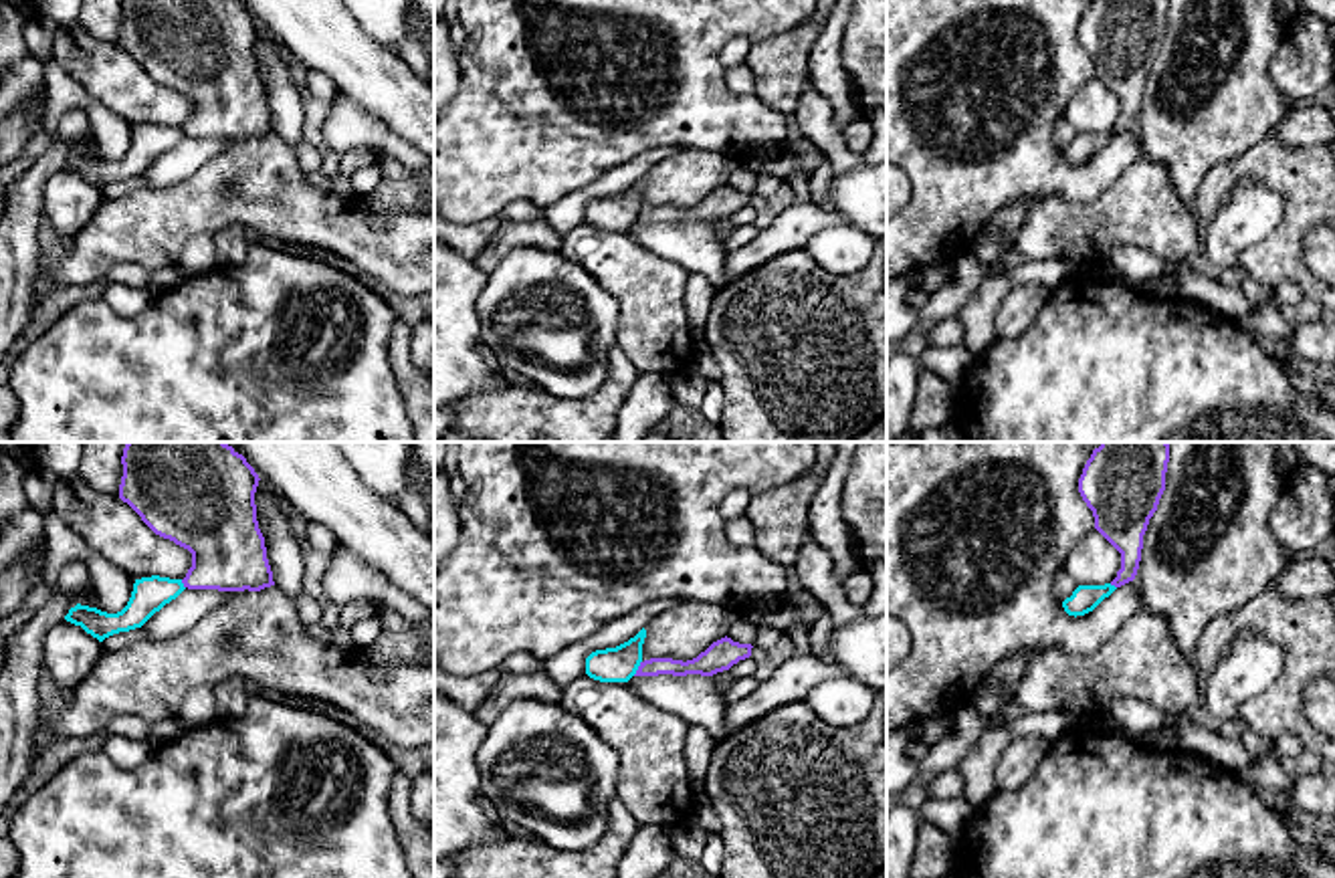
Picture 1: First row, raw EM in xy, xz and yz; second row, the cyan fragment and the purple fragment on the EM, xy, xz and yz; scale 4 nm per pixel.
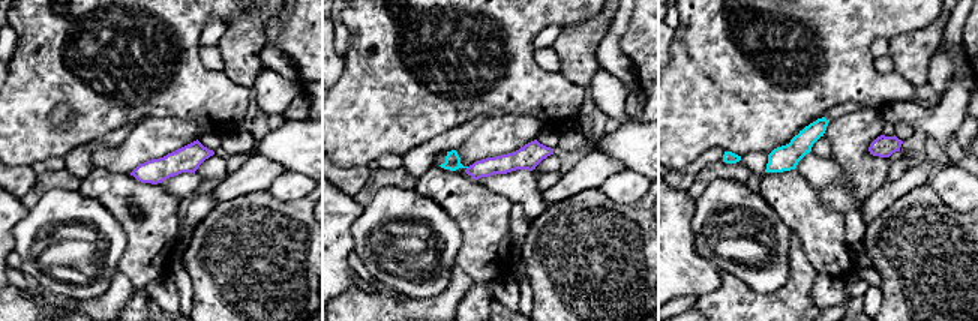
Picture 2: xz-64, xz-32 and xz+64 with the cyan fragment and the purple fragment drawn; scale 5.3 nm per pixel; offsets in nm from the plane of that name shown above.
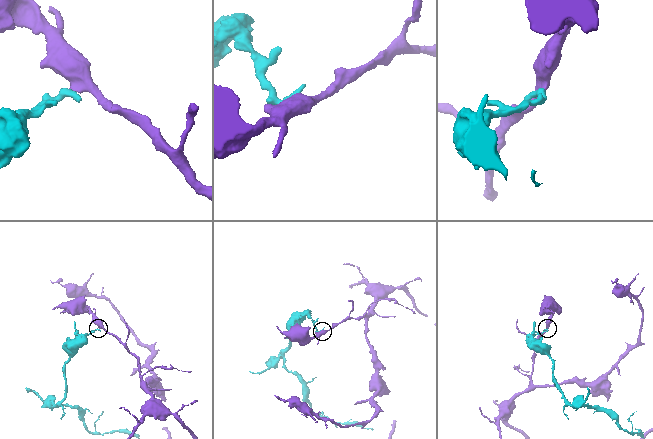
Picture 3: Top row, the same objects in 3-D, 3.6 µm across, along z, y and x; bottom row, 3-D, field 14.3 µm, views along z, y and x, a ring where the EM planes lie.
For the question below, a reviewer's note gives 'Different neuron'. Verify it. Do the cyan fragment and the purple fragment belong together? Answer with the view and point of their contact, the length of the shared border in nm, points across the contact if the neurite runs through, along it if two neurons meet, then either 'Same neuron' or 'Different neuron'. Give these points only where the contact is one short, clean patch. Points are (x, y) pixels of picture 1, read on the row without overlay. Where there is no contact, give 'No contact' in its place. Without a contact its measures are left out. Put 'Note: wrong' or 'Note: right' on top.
Note: right
Touches cyan at xz (637, 216). Shared border 70 nm. Boundary: xz (641, 208), (633, 223). Different neuron

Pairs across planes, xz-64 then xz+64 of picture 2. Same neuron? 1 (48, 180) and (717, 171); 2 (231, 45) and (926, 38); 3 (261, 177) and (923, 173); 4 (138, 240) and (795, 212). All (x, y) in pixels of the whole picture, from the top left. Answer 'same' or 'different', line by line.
1: same
2: same
3: same
4: same

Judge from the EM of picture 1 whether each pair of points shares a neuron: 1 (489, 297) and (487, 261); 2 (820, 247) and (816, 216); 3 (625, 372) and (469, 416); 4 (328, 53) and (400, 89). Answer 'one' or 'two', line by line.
1: two
2: two
3: one
4: one

